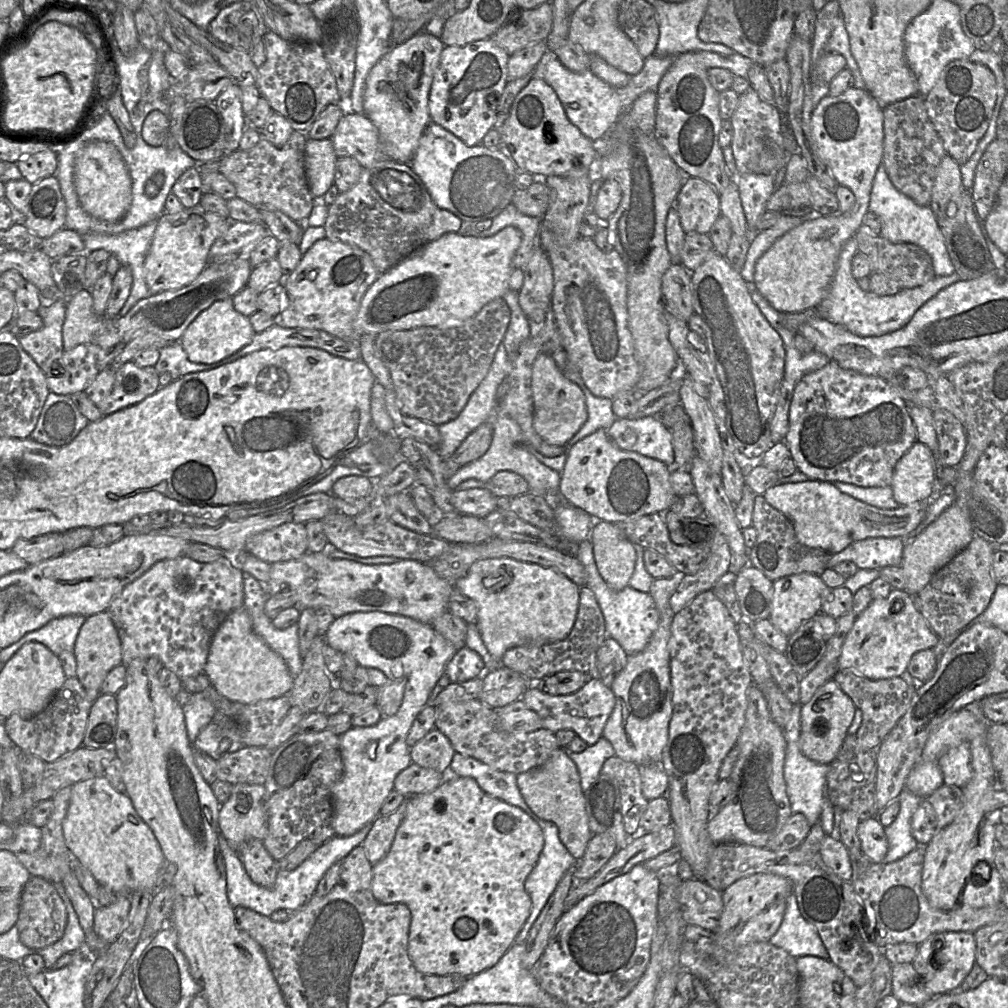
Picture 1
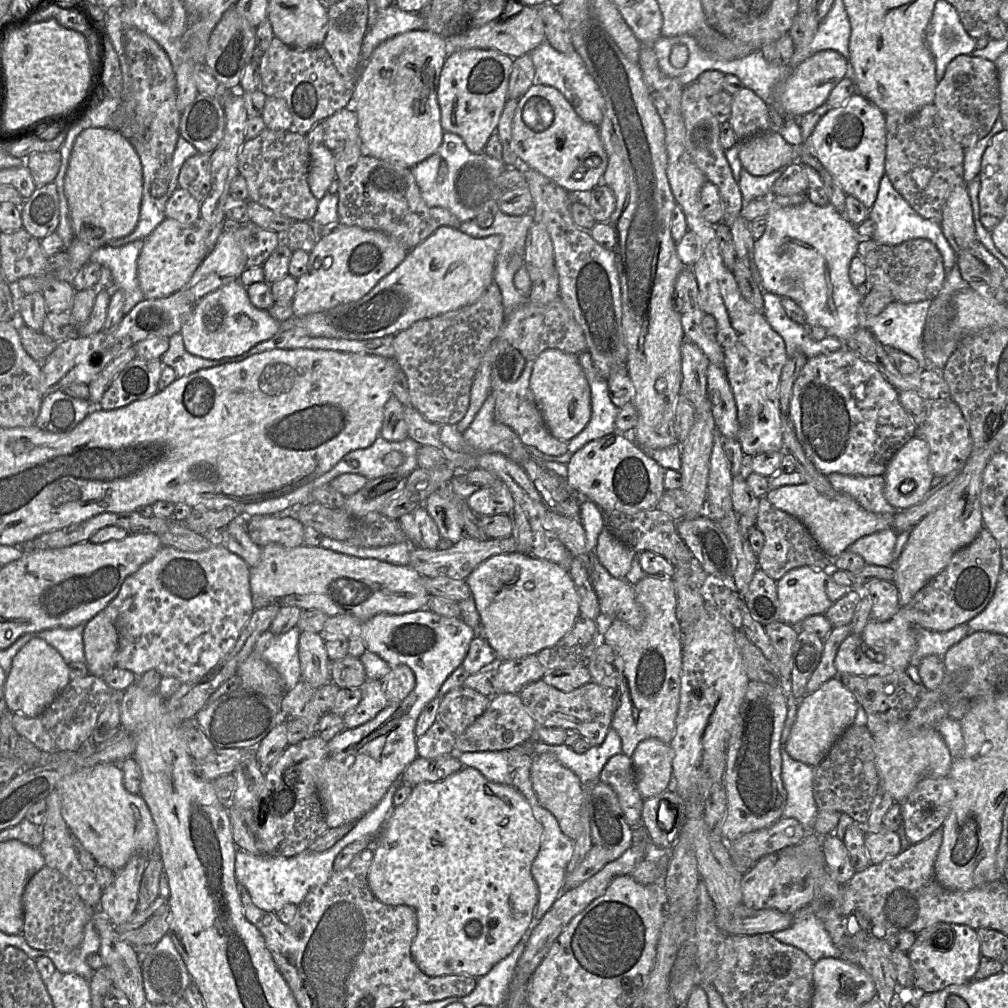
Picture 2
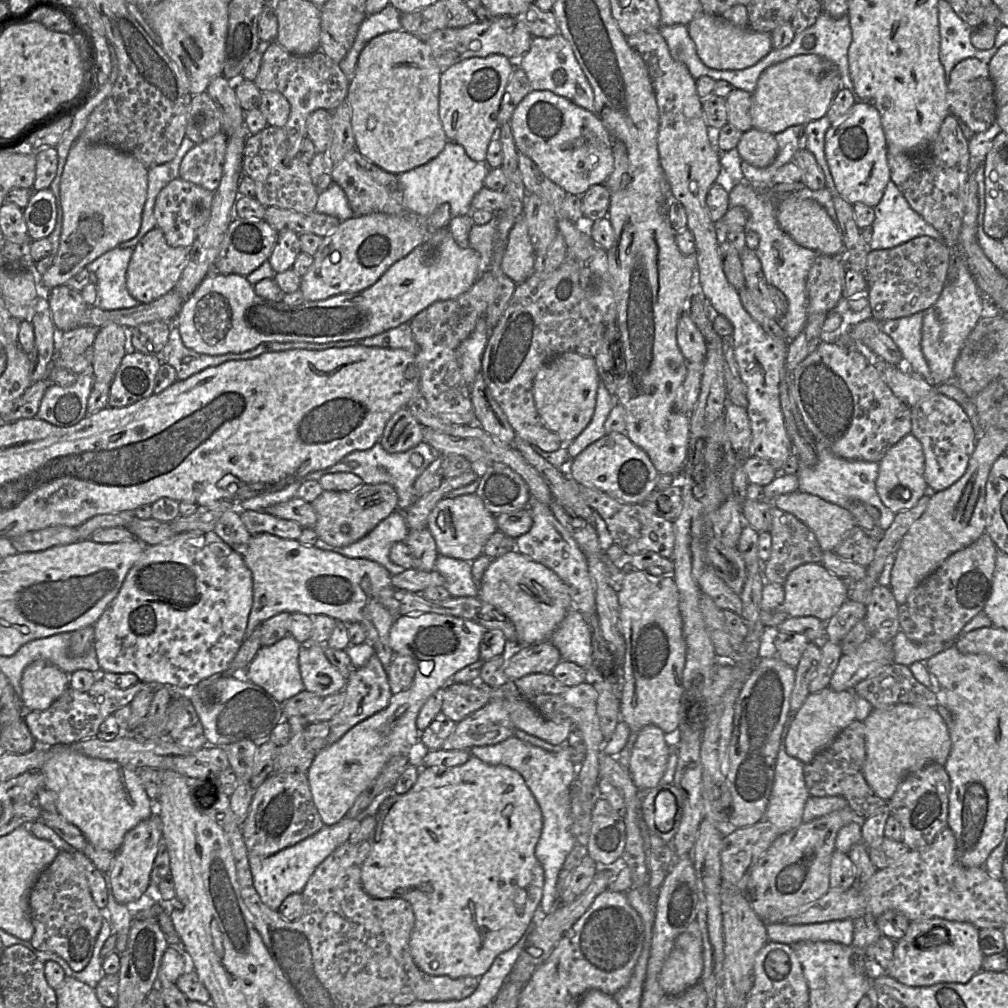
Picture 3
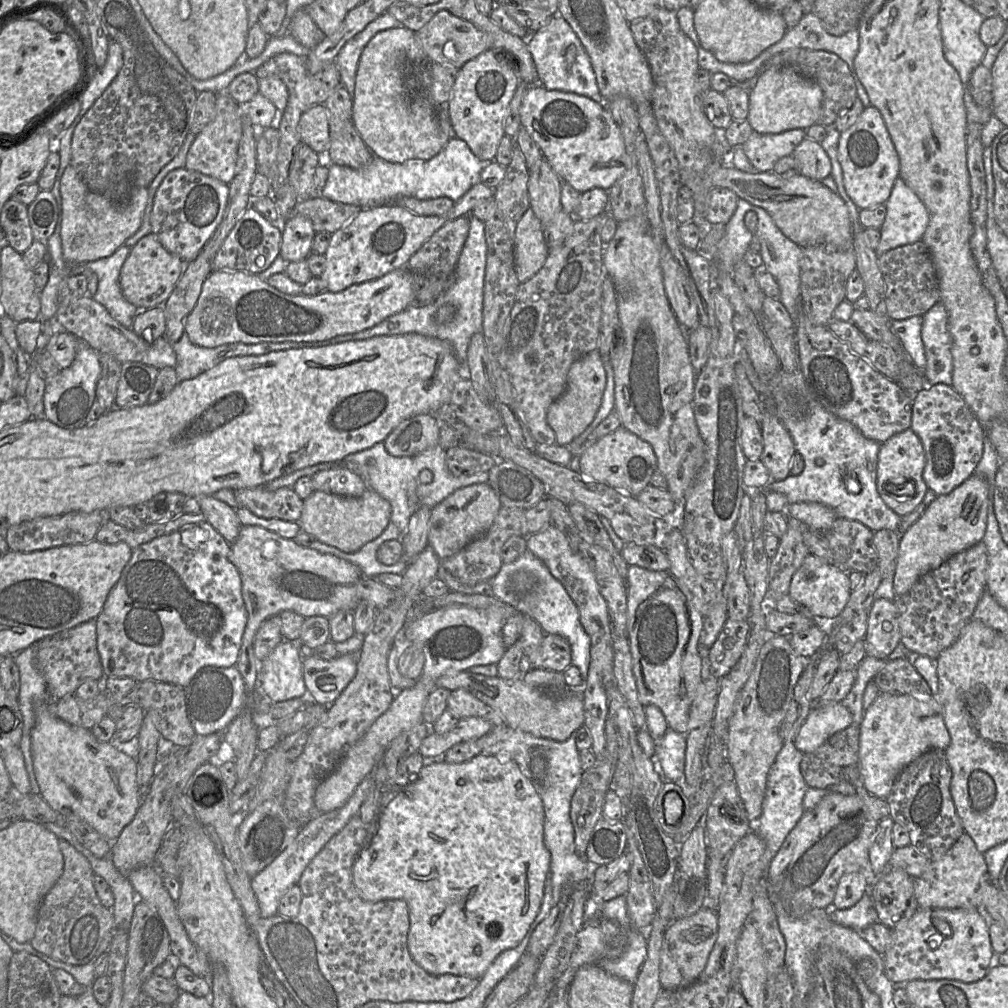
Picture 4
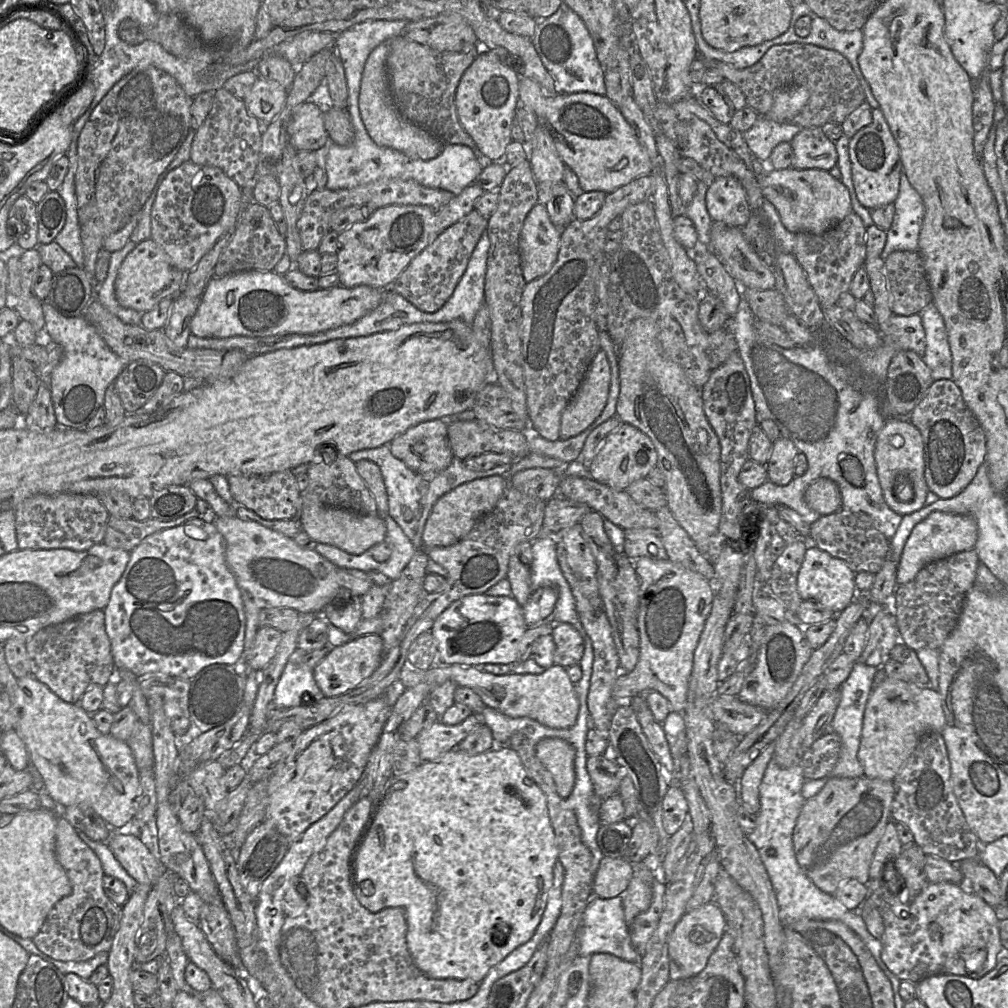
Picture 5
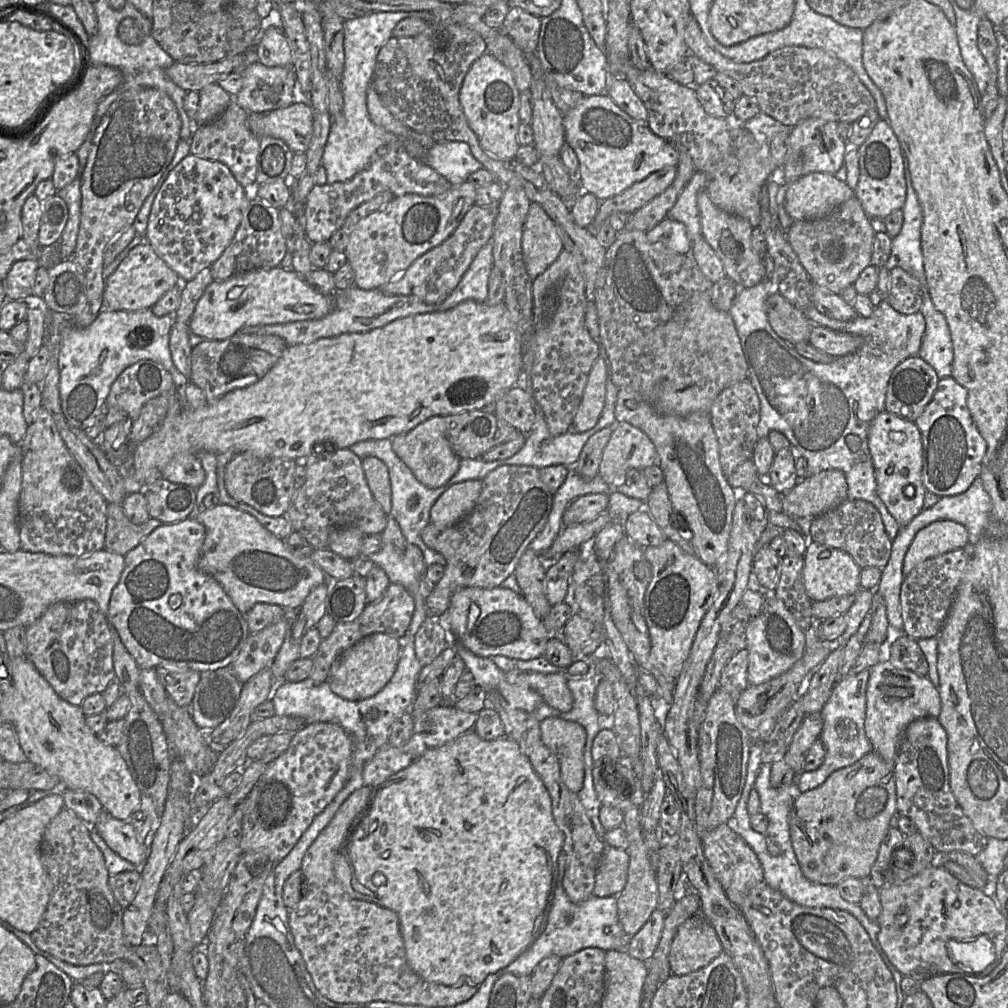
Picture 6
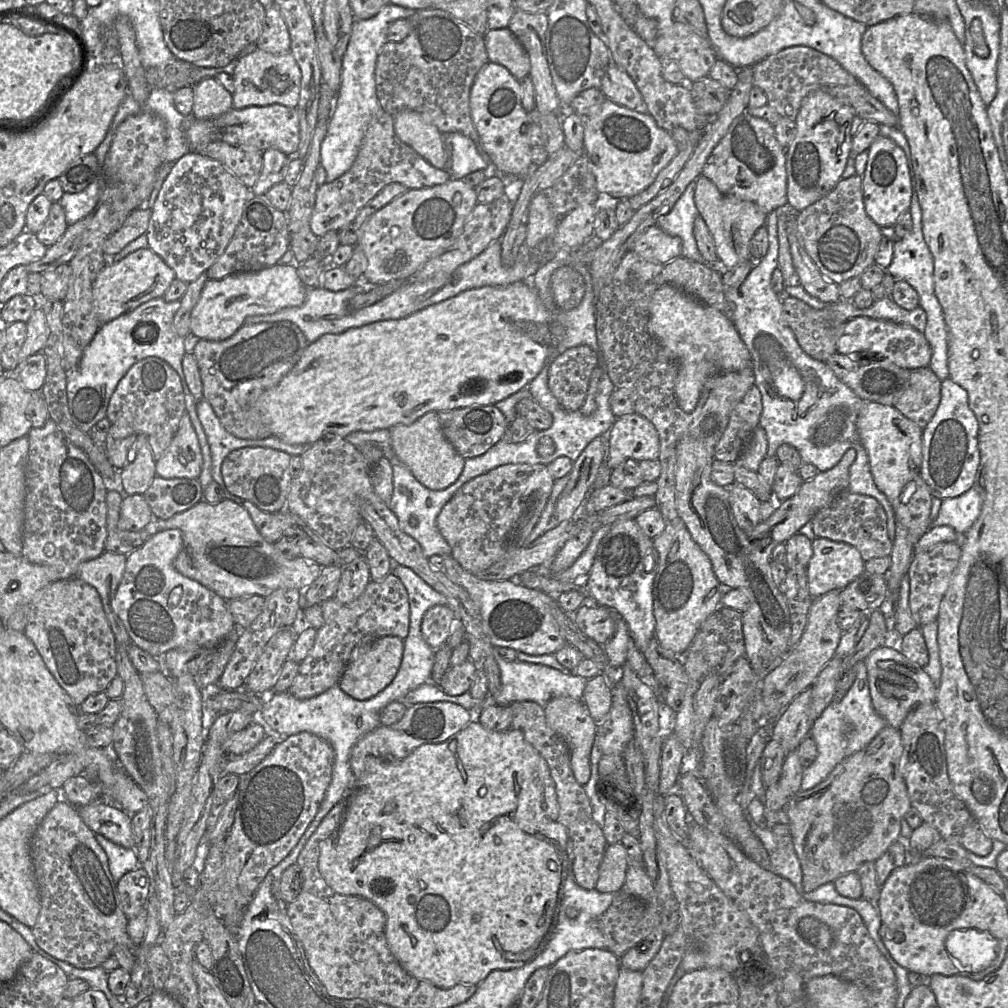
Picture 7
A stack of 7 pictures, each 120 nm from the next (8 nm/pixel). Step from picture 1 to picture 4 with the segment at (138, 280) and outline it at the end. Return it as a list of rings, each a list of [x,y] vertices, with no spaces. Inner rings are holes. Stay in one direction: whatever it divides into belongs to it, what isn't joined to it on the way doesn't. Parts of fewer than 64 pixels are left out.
[[[122,245],[110,256],[86,263],[69,264],[69,276],[83,274],[85,270],[92,270],[97,275],[98,287],[93,299],[126,328],[131,328],[139,312],[136,306],[124,298],[119,283],[120,271],[130,250],[130,247]]]

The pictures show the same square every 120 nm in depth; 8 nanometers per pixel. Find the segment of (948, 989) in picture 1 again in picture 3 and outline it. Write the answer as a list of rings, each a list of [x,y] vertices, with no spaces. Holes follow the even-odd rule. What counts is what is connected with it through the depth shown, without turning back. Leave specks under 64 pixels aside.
[[[942,918],[911,922],[905,936],[896,942],[894,959],[885,973],[911,987],[929,987],[941,983],[968,983],[982,970],[983,954],[977,927],[970,923]],[[945,929],[948,937],[940,939],[938,930]]]

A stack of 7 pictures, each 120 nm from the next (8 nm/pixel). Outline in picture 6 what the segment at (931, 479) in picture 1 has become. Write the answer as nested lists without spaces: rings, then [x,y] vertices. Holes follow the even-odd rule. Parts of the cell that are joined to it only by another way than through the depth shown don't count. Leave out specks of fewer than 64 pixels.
[[[884,410],[870,425],[868,445],[875,469],[877,494],[900,527],[903,527],[924,510],[927,490],[922,481],[923,444],[920,430],[915,422]],[[907,485],[914,486],[913,497],[905,496]]]

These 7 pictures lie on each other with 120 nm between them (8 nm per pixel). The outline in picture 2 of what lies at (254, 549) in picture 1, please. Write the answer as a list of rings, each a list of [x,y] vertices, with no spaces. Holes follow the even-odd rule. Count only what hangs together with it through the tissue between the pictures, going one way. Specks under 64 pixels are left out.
[[[247,516],[245,526],[251,540],[259,547],[276,543],[294,548],[304,544],[304,525],[292,517]]]

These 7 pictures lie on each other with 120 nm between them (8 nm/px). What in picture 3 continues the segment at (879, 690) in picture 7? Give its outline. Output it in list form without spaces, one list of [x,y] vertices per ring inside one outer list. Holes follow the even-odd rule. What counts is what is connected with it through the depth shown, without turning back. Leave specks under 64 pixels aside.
[[[898,704],[888,709],[873,709],[864,720],[866,760],[863,773],[874,792],[889,801],[901,781],[930,763],[945,765],[952,747],[945,720],[936,708]]]

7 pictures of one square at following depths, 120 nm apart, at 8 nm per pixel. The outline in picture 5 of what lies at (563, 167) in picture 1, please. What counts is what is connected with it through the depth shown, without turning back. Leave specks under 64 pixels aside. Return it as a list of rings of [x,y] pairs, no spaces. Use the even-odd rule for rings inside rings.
[[[521,76],[519,80],[519,105],[533,112],[538,124],[545,127],[550,133],[564,165],[577,175],[582,191],[602,191],[609,194],[640,176],[653,173],[653,162],[649,155],[639,144],[631,126],[619,108],[606,95],[578,92],[547,96],[539,84]]]

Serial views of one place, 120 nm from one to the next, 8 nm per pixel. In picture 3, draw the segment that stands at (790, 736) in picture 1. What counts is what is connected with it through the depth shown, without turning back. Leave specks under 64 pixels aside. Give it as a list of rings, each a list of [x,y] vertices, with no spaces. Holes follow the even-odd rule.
[[[789,714],[784,726],[780,749],[776,761],[774,785],[770,795],[769,803],[765,812],[765,818],[774,824],[781,834],[798,827],[803,822],[805,804],[810,796],[804,779],[804,763],[790,756],[786,750],[786,737],[795,714]]]

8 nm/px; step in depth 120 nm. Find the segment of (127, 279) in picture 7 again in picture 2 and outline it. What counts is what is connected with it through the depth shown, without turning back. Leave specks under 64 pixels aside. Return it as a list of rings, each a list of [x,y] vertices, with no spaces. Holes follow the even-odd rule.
[[[165,218],[144,240],[137,259],[137,279],[145,299],[167,297],[182,289],[207,256],[202,230]]]

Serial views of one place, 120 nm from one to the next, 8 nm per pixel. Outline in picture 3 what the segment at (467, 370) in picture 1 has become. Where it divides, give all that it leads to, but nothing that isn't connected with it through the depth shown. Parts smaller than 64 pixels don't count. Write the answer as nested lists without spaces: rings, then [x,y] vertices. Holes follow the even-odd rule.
[[[486,271],[469,291],[454,299],[434,302],[410,321],[413,338],[419,346],[415,354],[420,374],[419,392],[436,415],[453,424],[477,423],[470,387],[461,374],[457,350],[473,332],[477,321],[485,317],[495,290],[496,278]]]

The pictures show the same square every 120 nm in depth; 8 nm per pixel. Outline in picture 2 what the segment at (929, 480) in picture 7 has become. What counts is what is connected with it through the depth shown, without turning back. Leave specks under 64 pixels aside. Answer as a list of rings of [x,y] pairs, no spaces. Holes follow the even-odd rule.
[[[950,398],[931,402],[930,412],[924,423],[917,427],[916,435],[929,446],[929,465],[934,476],[944,478],[954,471],[961,471],[973,450],[969,427],[960,408]]]

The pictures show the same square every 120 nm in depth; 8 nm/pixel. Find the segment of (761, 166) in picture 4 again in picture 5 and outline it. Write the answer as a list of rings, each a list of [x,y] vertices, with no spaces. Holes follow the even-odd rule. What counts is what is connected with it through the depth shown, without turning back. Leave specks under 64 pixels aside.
[[[758,115],[753,126],[743,133],[744,140],[755,158],[769,161],[772,150],[781,142],[791,142],[802,127],[793,123],[777,123]]]

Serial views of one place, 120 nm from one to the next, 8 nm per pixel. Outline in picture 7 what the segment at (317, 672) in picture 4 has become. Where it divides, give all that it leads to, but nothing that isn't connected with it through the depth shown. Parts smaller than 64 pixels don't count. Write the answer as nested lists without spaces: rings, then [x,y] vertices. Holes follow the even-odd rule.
[[[383,636],[357,646],[351,652],[338,686],[356,700],[368,700],[376,696],[395,678],[401,665],[403,650],[404,642],[396,636]]]

